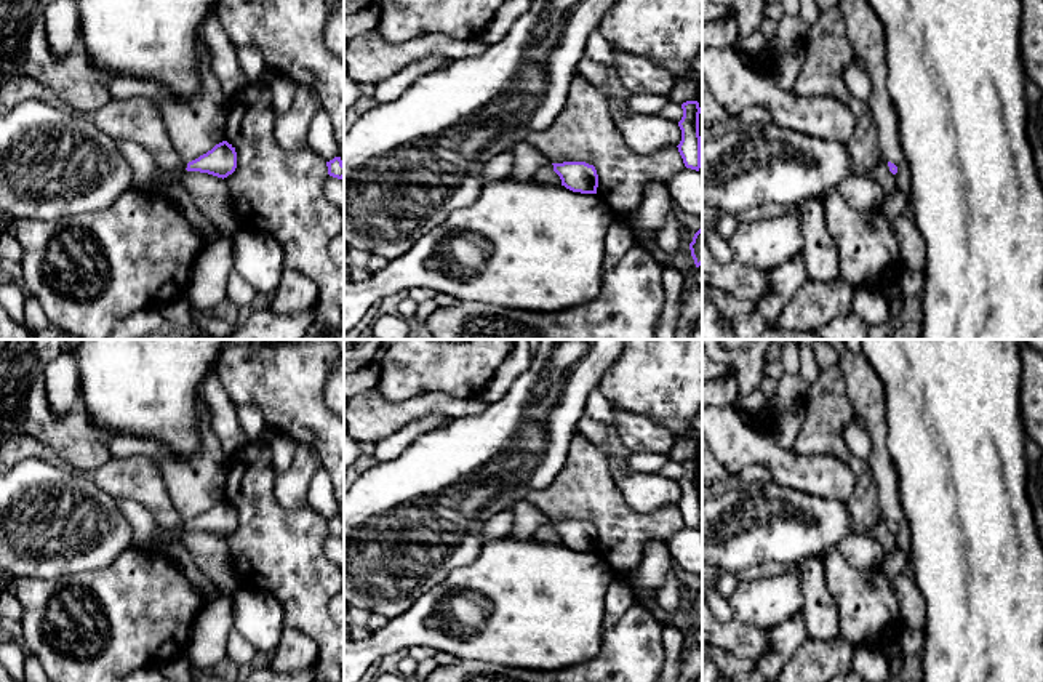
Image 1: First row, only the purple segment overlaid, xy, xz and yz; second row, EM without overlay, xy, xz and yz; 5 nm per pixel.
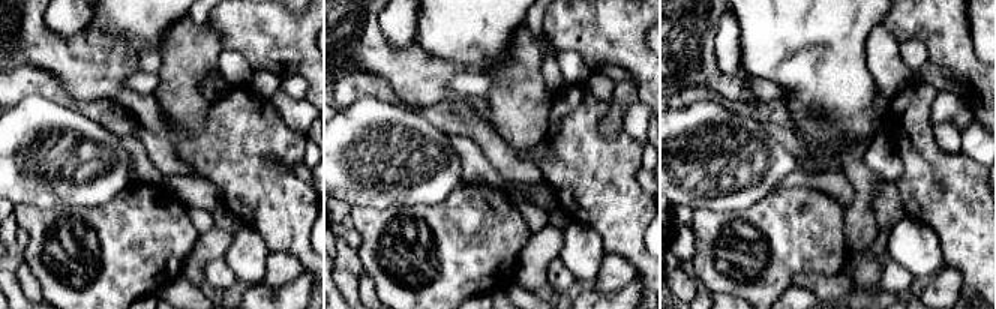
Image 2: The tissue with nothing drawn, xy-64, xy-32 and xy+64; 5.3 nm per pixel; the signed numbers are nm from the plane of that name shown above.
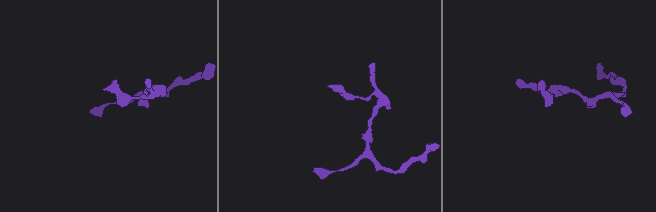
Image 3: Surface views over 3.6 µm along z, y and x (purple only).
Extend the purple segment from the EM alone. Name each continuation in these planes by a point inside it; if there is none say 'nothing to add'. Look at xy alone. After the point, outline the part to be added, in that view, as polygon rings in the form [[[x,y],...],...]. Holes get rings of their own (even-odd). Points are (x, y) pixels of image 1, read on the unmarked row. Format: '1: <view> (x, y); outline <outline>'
1: xy (181, 554); outline [[[187,522],[184,524],[182,528],[170,530],[170,528],[160,527],[162,533],[168,533],[171,536],[170,546],[160,552],[174,559],[179,564],[182,573],[187,576],[187,580],[190,583],[200,586],[205,591],[206,597],[216,599],[216,597],[219,597],[216,586],[200,572],[190,551],[176,540],[178,535],[181,535],[187,530],[186,527],[187,527]]]

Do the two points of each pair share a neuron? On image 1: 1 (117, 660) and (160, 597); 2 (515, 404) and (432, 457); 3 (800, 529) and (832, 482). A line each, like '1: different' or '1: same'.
1: same
2: same
3: different

